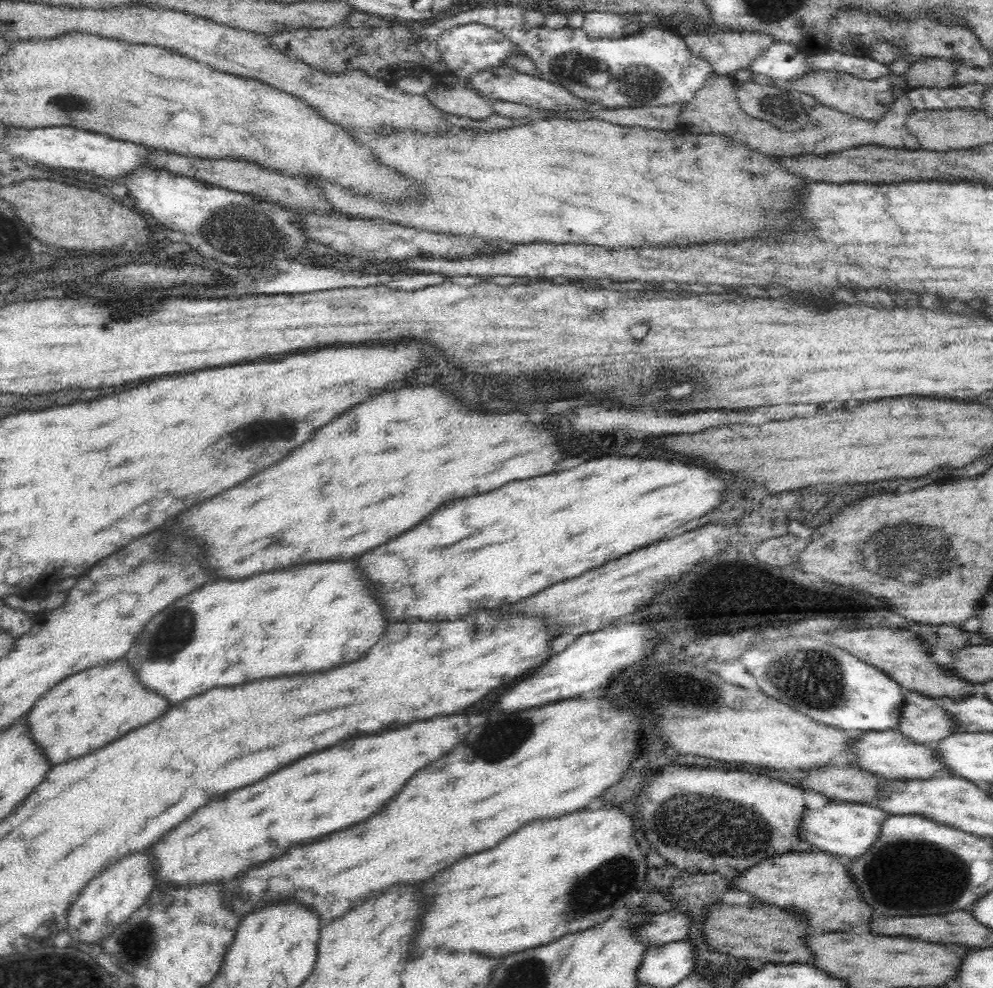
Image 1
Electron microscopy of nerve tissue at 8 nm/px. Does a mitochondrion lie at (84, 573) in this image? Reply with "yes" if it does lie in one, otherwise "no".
no

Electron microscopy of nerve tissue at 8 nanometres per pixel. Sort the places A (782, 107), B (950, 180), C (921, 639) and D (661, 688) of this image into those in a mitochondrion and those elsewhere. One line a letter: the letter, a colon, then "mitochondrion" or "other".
A: mitochondrion
B: other
C: other
D: mitochondrion

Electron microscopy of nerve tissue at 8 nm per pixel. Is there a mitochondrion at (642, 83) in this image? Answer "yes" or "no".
yes

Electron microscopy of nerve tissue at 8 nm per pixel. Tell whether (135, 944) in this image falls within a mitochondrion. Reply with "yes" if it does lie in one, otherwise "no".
yes

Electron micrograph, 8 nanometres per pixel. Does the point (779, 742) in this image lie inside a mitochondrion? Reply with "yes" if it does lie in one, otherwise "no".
no

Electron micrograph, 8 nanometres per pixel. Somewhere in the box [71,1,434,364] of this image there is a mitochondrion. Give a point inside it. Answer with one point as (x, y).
(266, 235)

